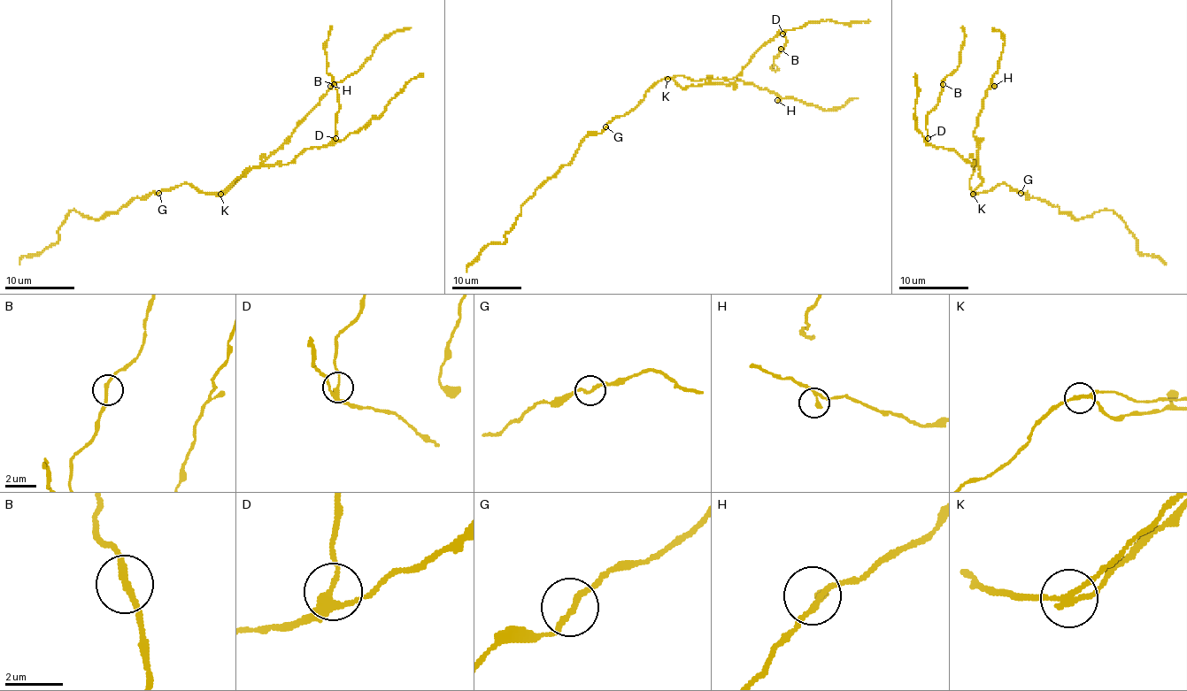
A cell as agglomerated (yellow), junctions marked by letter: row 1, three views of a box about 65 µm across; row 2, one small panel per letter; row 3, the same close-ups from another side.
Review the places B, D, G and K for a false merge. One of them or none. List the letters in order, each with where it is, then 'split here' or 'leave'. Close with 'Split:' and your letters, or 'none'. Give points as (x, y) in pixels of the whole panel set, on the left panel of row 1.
B: at (334, 84); leave
D: at (335, 138); leave
G: at (158, 193); leave
K: at (220, 194); split here
Split: K

